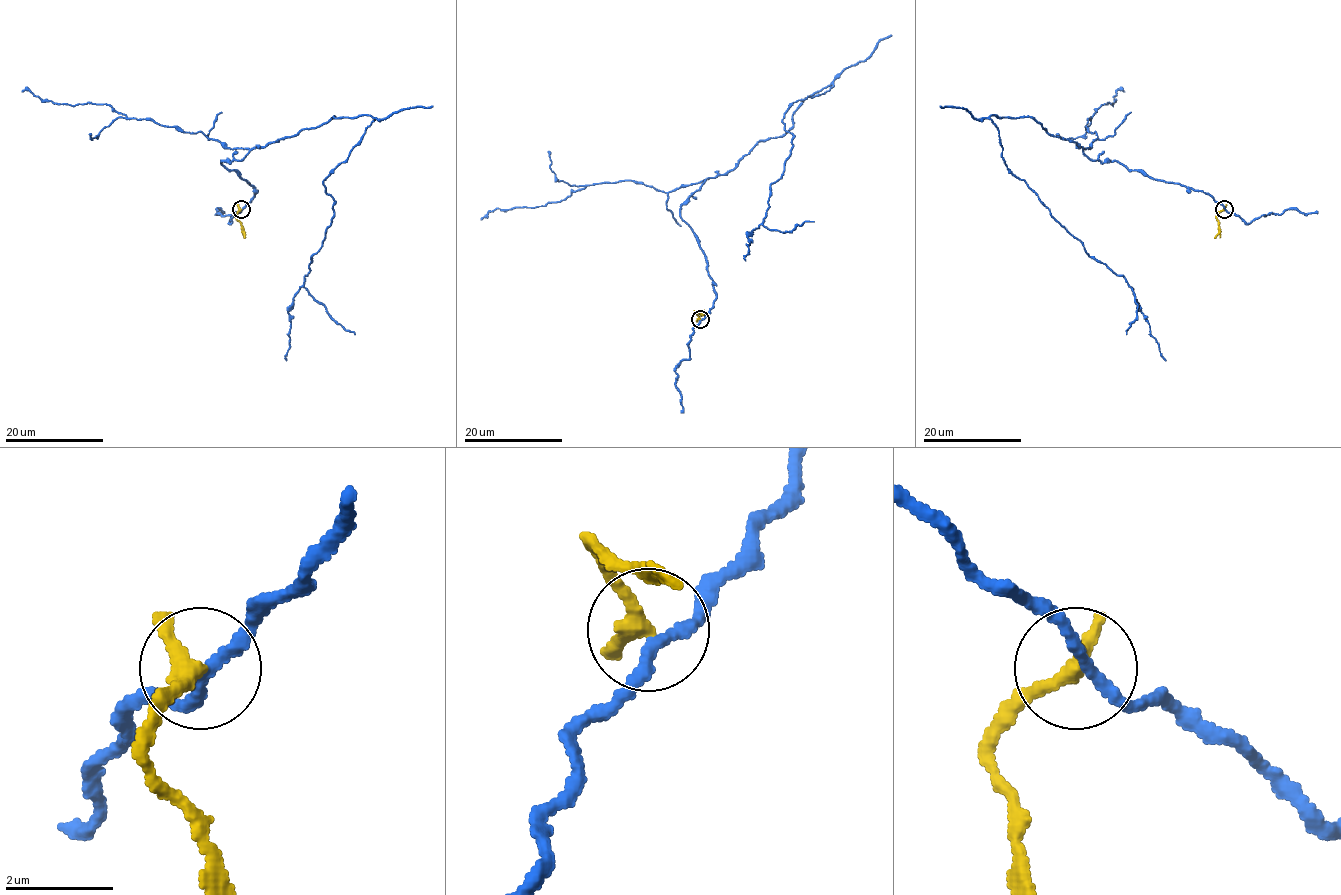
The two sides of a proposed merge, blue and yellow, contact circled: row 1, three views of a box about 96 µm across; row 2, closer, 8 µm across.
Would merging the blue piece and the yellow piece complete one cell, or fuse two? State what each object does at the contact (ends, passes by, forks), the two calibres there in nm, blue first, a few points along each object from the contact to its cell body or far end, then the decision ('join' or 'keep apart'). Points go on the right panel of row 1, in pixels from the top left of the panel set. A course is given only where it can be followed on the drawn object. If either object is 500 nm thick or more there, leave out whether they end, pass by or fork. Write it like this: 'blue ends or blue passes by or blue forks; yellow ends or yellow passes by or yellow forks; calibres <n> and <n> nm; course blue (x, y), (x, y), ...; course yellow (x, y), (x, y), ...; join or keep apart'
blue passes by; yellow passes by; calibres 200 and 280 nm; course blue (1225, 209), (1201, 191), (1091, 160), (1030, 116), (988, 118), (1007, 168), (1090, 256), (1132, 288), (1166, 360); course yellow (1223, 209), (1216, 216), (1219, 233), (1214, 238); keep apart

